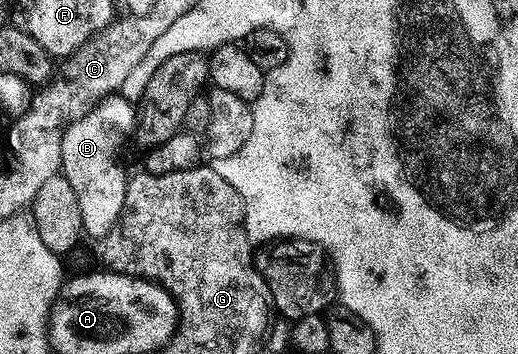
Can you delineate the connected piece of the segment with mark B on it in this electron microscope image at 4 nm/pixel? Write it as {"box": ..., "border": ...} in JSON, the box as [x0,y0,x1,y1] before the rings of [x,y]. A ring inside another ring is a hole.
{"box":[61,93,136,240],"border":[[[120,93],[101,98],[84,114],[70,122],[61,135],[61,174],[72,187],[86,237],[102,240],[115,226],[126,198],[128,175],[116,164],[119,152],[127,138],[136,133],[136,107]]]}

